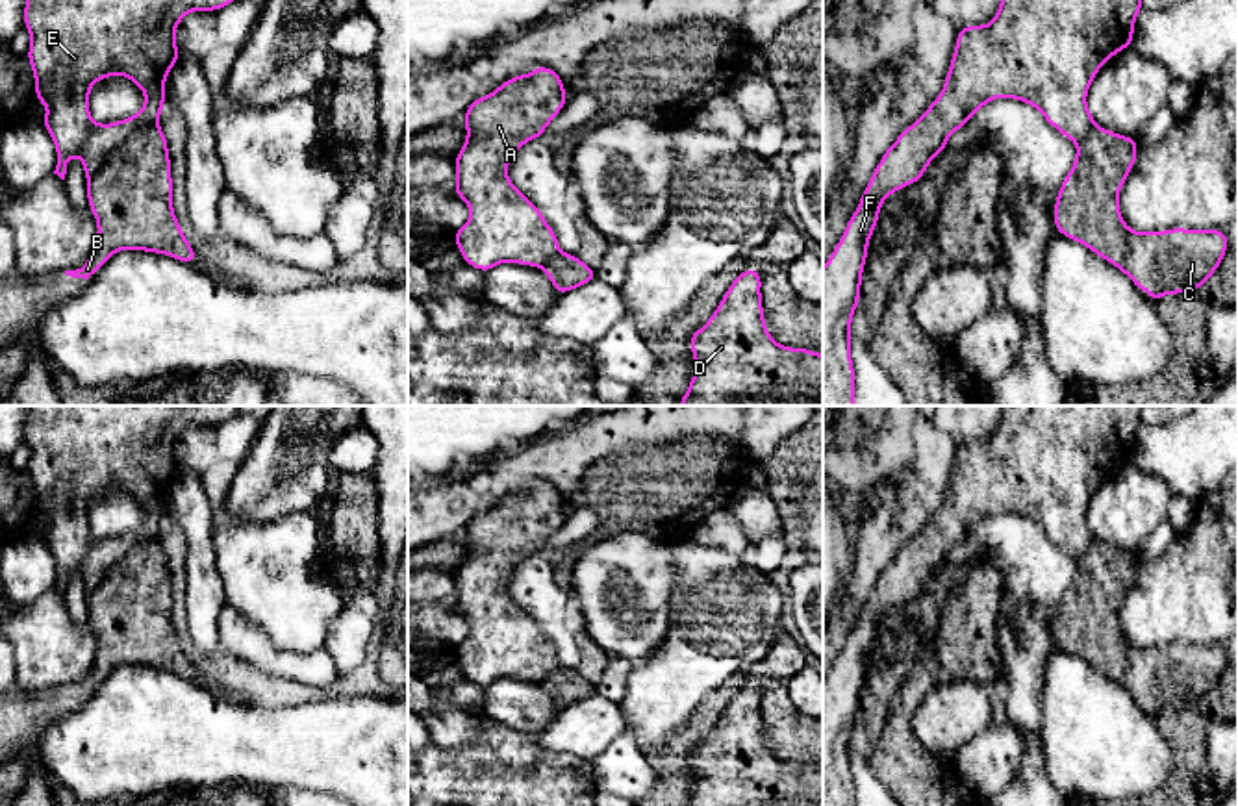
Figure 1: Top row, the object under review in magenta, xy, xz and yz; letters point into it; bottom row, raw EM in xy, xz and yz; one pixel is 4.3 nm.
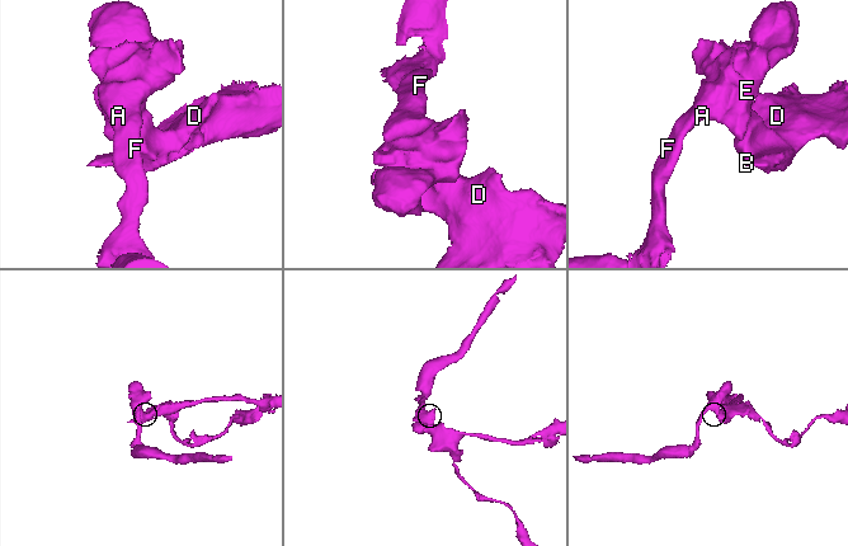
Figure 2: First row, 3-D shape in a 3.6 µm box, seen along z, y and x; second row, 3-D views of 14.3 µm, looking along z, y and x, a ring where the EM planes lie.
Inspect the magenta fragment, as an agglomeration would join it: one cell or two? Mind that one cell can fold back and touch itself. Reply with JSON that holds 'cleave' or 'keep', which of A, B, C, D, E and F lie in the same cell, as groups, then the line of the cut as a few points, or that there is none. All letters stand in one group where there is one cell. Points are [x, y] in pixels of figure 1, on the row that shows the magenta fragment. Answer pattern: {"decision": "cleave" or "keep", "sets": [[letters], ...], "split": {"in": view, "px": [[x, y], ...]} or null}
{"decision": "cleave", "sets": [["A", "E", "F"], ["B", "C", "D"]], "split": {"in": "xy", "px": [[156, 121], [139, 126], [117, 145], [88, 180]]}}

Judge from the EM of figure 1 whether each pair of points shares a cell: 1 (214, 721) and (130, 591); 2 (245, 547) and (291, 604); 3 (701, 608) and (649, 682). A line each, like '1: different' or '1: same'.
1: different
2: same
3: same

